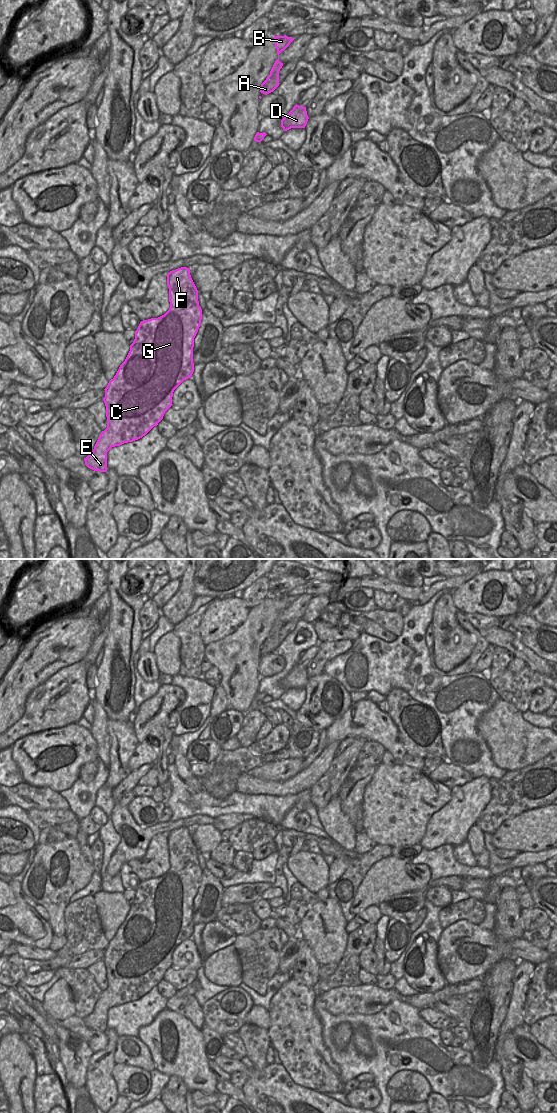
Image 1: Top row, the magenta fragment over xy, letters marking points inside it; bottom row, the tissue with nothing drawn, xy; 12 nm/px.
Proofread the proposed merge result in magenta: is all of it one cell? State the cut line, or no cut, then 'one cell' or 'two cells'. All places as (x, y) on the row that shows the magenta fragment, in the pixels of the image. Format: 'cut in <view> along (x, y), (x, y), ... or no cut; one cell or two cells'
no cut; one cell

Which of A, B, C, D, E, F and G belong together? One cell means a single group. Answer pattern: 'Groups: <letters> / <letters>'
Groups: A B C D E F G

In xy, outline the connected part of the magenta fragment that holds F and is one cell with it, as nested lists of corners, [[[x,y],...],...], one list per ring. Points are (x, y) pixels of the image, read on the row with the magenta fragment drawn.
[[[190,269],[170,271],[167,286],[169,310],[158,318],[140,322],[125,361],[104,389],[107,428],[101,432],[92,453],[84,458],[85,465],[94,471],[107,471],[107,452],[112,447],[138,440],[157,426],[173,405],[174,390],[194,372],[194,338],[201,325],[202,309]]]

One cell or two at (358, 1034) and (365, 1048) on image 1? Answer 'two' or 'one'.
one

